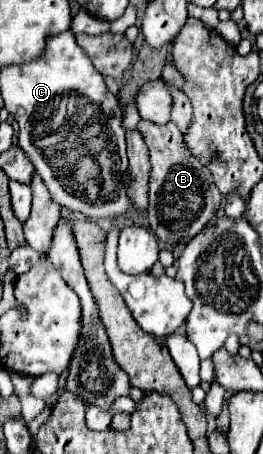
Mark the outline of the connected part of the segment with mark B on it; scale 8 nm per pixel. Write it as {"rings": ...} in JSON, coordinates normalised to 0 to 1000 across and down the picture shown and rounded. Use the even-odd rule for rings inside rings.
{"rings":[[[529,267],[521,289],[551,306],[574,341],[559,460],[574,504],[620,535],[711,535],[817,478],[840,452],[840,430],[802,394],[802,377],[711,328],[696,293],[665,271],[589,275],[574,267]]]}

